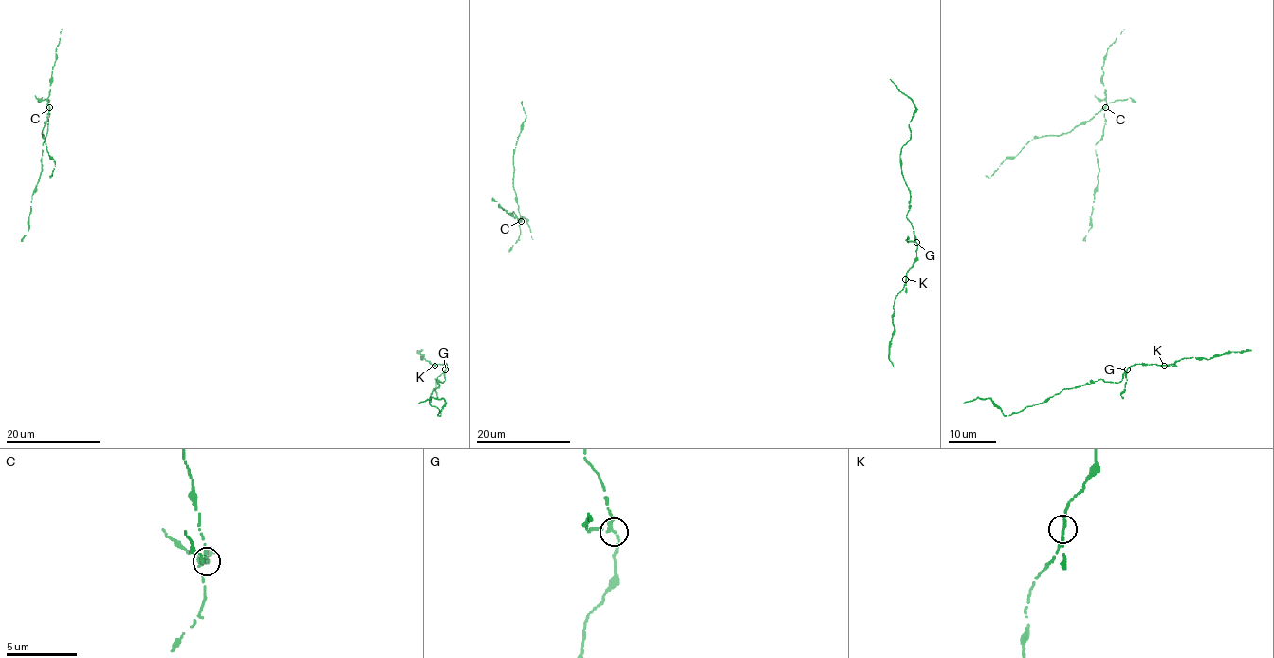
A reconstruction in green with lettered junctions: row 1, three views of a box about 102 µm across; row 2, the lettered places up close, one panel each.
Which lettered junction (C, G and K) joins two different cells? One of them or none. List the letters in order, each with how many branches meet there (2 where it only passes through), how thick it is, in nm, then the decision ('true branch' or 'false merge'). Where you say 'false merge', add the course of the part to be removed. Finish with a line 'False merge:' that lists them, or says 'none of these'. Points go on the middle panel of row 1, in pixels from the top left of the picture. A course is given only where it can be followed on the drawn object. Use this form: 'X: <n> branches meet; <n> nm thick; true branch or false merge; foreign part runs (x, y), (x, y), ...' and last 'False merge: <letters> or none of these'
C: 3 branches meet; 180 nm thick; false merge; foreign part runs (521, 221), (514, 211), (512, 214), (507, 213), (492, 198)
G: 3 branches meet; 180 nm thick; true branch
K: 2 branches meet; 200 nm thick; true branch
False merge: C

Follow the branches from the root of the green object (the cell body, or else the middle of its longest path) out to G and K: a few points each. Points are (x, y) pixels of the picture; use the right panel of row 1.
G: (1004, 415), (1042, 403), (1063, 388), (1078, 387), (1100, 378), (1117, 383), (1127, 369)
K: (1004, 415), (1042, 403), (1063, 388), (1078, 387), (1100, 378), (1117, 383), (1135, 364), (1164, 366)

